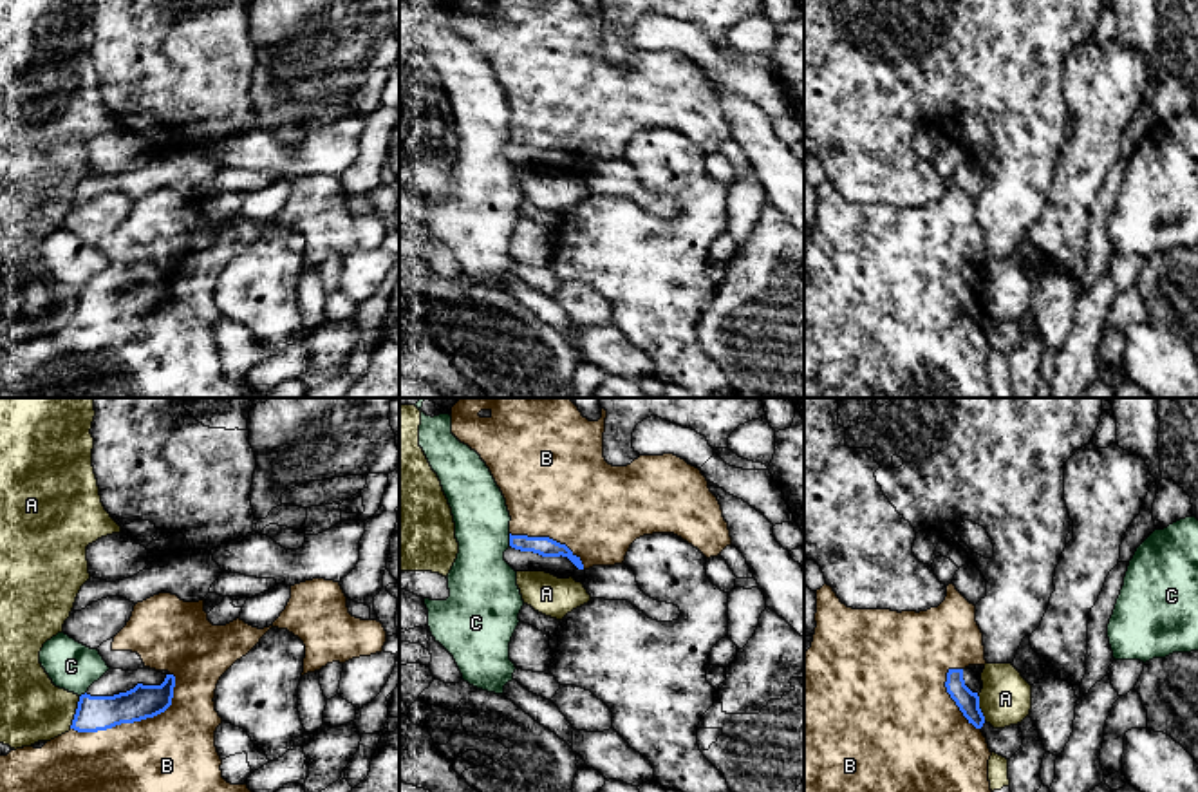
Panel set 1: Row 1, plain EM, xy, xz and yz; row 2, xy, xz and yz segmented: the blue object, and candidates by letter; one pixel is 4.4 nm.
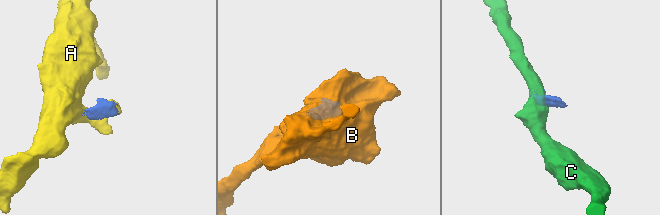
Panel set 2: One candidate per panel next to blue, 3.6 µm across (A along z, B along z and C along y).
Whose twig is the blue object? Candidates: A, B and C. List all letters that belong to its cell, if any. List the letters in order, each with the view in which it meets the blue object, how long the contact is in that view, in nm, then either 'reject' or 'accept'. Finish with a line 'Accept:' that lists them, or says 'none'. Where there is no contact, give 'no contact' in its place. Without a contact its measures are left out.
A: contact in xy; length 150 nm; reject
B: contact in xy; length 550 nm; accept
C: contact in xz; length 70 nm; reject
Accept: B

